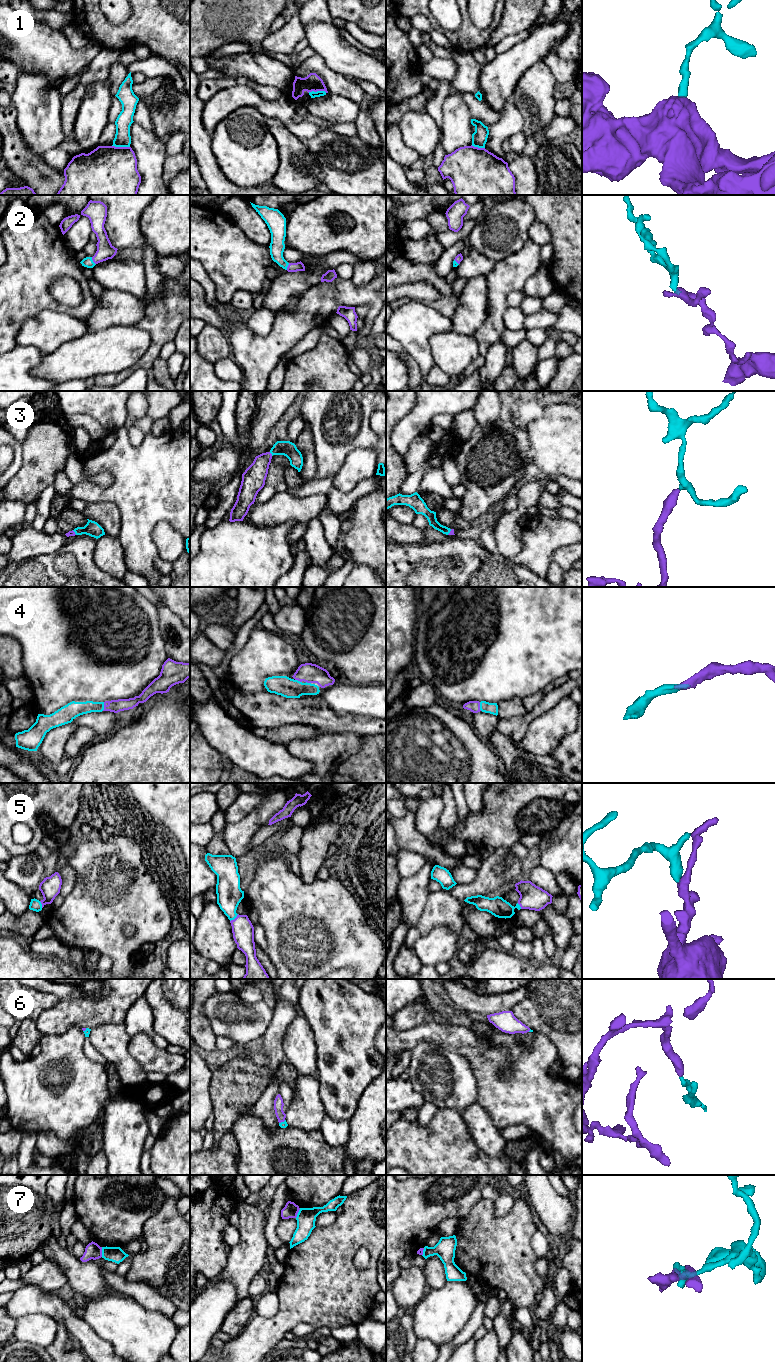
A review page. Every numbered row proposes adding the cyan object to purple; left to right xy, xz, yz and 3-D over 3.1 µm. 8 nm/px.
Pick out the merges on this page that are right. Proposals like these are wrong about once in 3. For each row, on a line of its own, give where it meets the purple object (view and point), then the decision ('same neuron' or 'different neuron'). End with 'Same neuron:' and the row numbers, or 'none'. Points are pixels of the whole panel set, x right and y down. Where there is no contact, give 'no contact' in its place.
1: xy (121, 147) | different neuron
2: xy (93, 261) | same neuron
3: xz (271, 454) | same neuron
4: xy (104, 706) | same neuron
5: xz (235, 918) | same neuron
6: xz (282, 1121) | same neuron
7: xy (101, 1252) | different neuron
Same neuron: 2, 3, 4, 5, 6

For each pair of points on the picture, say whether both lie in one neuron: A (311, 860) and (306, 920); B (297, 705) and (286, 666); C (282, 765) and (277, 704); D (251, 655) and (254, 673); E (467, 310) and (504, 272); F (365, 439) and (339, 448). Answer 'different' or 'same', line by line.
A: different
B: different
C: different
D: same
E: different
F: same

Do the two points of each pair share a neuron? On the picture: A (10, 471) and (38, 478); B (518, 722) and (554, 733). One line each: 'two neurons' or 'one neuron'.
A: two neurons
B: two neurons

